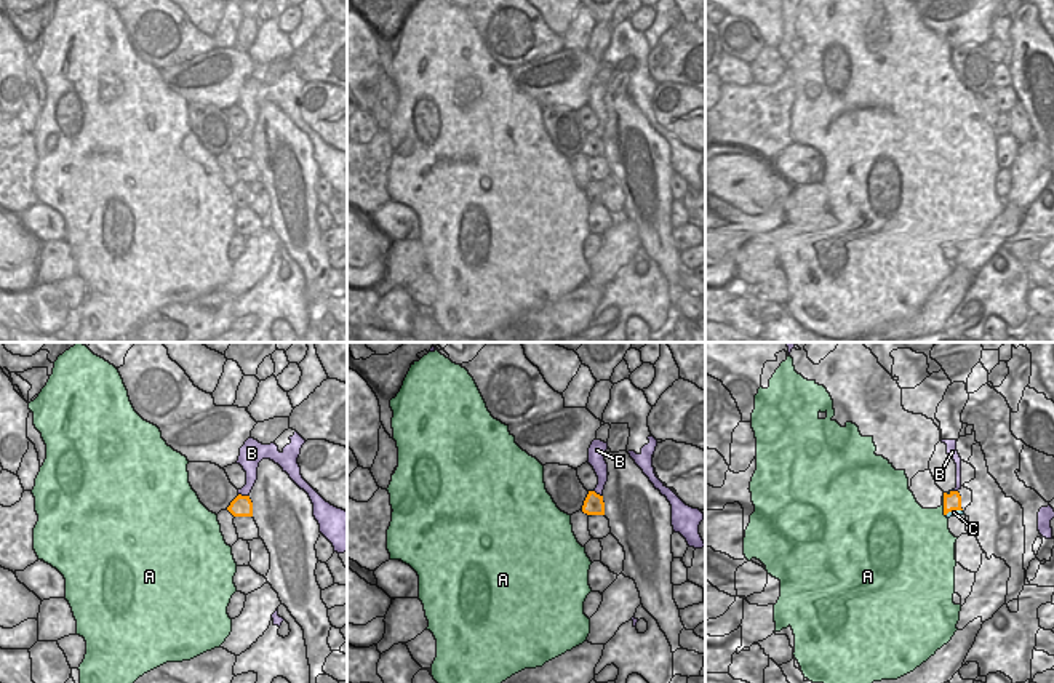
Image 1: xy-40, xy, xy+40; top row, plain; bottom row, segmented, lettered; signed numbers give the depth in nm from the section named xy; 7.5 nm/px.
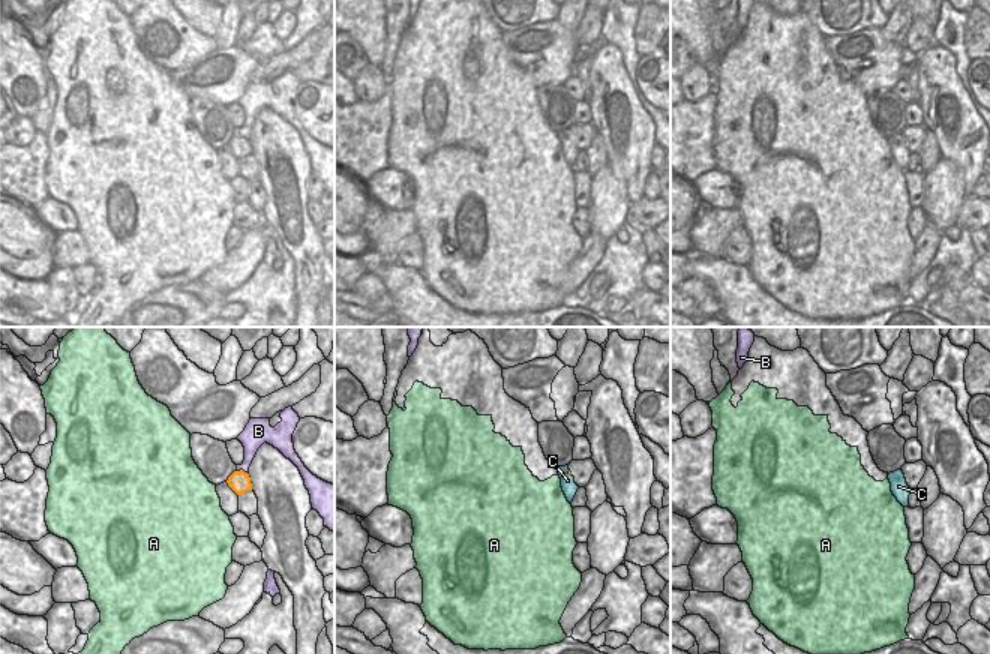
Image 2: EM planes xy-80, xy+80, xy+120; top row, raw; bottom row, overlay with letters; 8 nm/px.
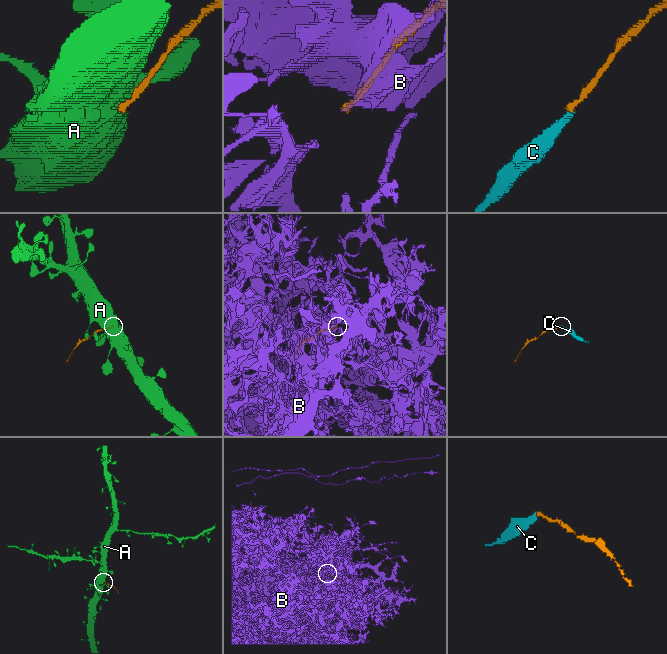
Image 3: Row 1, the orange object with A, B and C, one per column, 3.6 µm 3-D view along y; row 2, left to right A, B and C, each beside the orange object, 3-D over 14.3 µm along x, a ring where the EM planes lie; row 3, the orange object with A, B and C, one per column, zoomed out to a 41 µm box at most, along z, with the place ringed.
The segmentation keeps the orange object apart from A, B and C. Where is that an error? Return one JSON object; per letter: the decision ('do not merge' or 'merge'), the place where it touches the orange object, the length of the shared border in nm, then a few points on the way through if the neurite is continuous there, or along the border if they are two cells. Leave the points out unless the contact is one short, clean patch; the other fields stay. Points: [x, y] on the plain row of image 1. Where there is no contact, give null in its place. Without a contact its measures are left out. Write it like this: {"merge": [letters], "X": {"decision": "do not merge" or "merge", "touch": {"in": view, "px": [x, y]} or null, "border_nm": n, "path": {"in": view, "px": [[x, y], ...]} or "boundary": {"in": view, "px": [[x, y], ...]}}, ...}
{"merge": [], "A": {"decision": "do not merge", "touch": {"in": "xy+40", "px": [944, 147]}, "border_nm": 160}, "B": {"decision": "do not merge", "touch": {"in": "xy-40", "px": [243, 138]}, "border_nm": 90}, "C": {"decision": "do not merge", "touch": {"in": "xy+40", "px": [954, 151]}, "border_nm": 140, "boundary": {"in": "xy+40", "px": [[962, 151], [952, 151], [946, 157]]}}}

